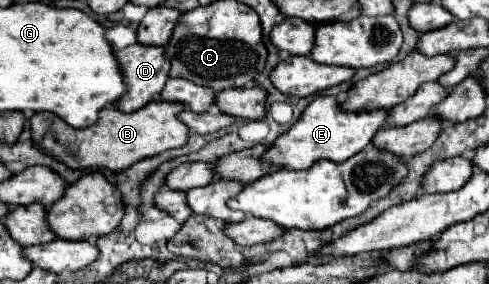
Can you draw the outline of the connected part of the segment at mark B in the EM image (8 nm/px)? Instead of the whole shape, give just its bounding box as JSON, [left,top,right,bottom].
[28,100,188,172]

